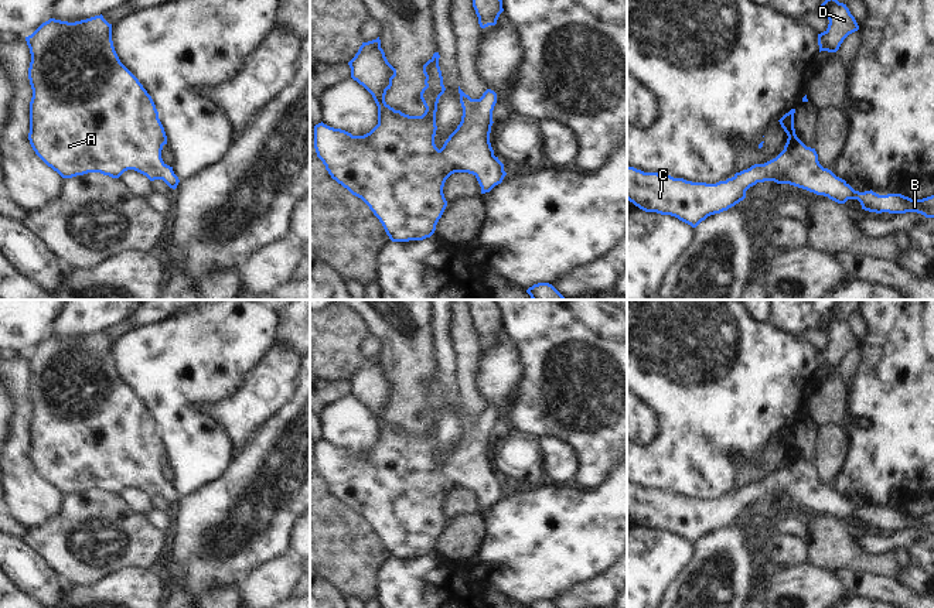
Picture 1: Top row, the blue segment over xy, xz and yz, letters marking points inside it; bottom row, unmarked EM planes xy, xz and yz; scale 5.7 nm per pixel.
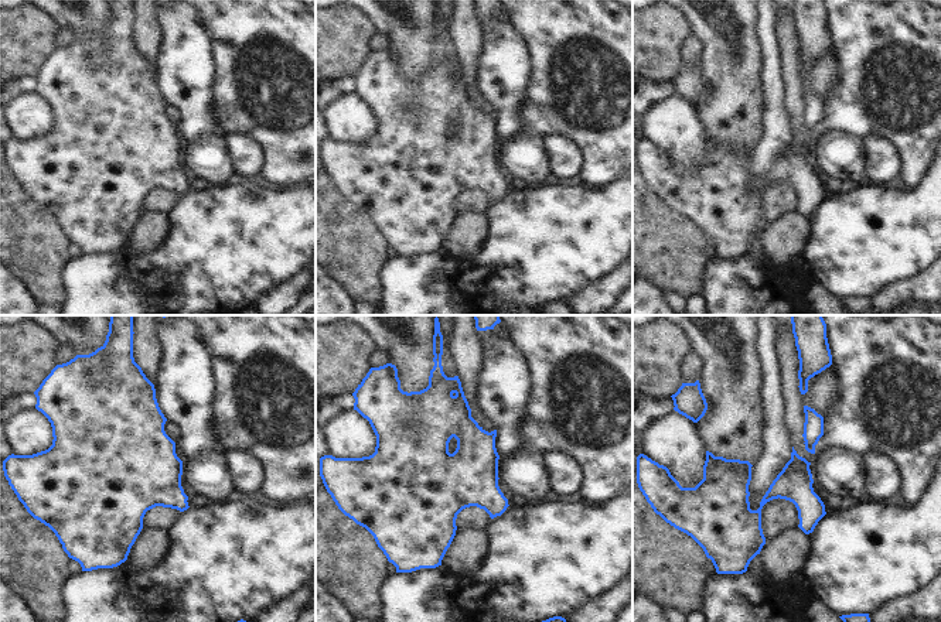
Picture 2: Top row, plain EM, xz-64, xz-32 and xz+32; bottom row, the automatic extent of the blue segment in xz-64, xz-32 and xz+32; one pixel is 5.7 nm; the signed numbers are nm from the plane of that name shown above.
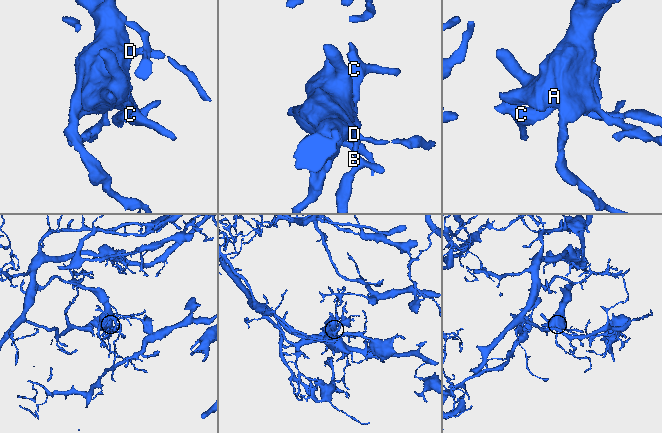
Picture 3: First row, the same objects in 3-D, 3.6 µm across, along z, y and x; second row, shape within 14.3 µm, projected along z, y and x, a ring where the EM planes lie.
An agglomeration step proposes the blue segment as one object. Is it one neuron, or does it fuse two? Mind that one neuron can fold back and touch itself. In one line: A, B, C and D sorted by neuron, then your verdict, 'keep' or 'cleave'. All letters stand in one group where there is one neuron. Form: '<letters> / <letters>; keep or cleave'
A B C D; keep

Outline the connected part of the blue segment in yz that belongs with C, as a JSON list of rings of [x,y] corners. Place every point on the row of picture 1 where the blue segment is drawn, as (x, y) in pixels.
[[[791,109],[778,122],[788,139],[784,150],[764,164],[754,164],[716,184],[692,182],[684,178],[644,173],[627,167],[627,199],[645,212],[671,215],[696,228],[708,216],[720,214],[746,198],[746,191],[757,182],[790,184],[817,195],[845,204],[858,199],[869,212],[917,212],[934,218],[934,195],[911,199],[901,194],[879,195],[855,191],[845,180],[824,168],[815,148],[807,147],[795,134]]]

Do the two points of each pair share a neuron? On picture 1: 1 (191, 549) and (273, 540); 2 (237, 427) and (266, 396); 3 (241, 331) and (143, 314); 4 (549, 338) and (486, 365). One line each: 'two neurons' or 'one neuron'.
1: one neuron
2: one neuron
3: two neurons
4: two neurons

